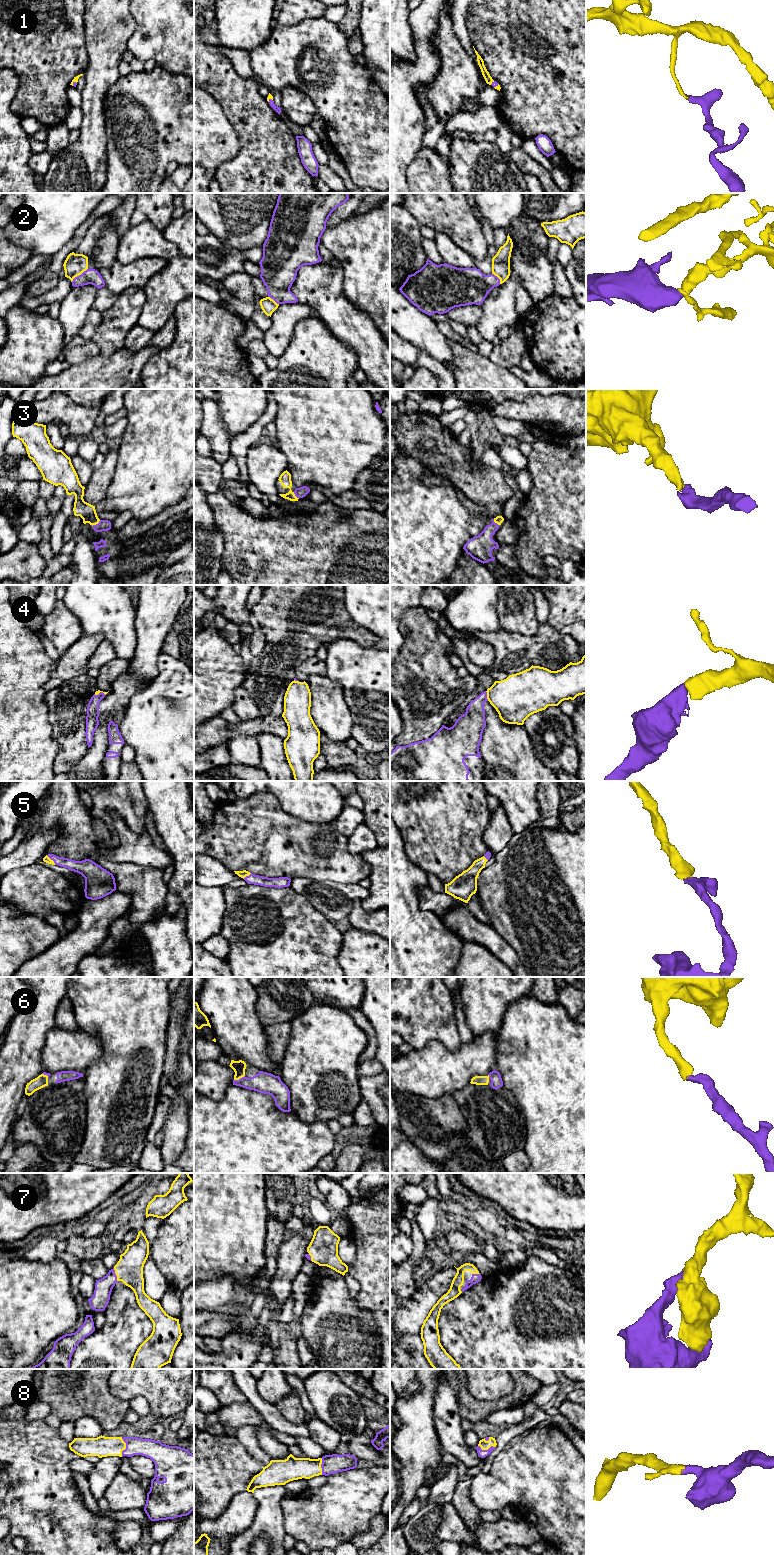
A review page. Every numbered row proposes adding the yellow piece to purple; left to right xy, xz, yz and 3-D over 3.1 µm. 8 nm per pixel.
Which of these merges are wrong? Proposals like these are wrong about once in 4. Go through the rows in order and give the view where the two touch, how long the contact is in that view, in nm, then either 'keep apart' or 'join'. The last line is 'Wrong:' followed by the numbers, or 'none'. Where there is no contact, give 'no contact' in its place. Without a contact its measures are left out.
1: xy | 50 nm | keep apart
2: xy | 170 nm | join
3: xy | 80 nm | join
4: yz | 80 nm | join
5: xy | 110 nm | join
6: xz | 100 nm | join
7: xy | 120 nm | join
8: xy | 150 nm | join
Wrong: 1

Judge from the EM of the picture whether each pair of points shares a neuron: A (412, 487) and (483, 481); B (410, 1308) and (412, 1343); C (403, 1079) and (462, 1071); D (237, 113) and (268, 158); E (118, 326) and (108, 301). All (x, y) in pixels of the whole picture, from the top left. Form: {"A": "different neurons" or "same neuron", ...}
{"A": "different neurons", "B": "different neurons", "C": "same neuron", "D": "same neuron", "E": "different neurons"}

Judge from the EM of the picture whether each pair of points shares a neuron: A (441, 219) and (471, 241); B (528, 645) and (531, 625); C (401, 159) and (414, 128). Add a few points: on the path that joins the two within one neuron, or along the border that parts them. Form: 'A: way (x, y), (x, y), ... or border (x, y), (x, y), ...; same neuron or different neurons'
A: way (448, 219), (464, 234); same neuron
B: border (540, 624), (532, 635), (507, 631); different neurons
C: way (401, 151), (401, 141), (406, 136); same neuron

